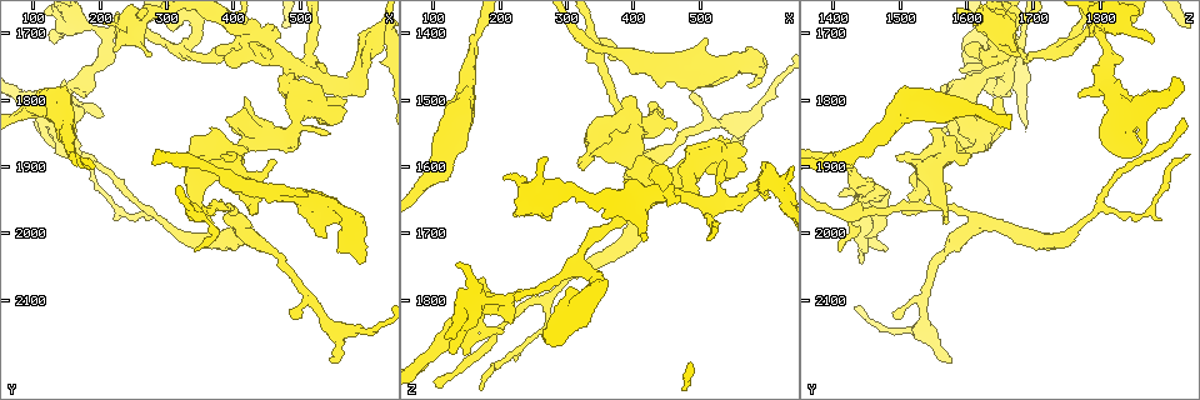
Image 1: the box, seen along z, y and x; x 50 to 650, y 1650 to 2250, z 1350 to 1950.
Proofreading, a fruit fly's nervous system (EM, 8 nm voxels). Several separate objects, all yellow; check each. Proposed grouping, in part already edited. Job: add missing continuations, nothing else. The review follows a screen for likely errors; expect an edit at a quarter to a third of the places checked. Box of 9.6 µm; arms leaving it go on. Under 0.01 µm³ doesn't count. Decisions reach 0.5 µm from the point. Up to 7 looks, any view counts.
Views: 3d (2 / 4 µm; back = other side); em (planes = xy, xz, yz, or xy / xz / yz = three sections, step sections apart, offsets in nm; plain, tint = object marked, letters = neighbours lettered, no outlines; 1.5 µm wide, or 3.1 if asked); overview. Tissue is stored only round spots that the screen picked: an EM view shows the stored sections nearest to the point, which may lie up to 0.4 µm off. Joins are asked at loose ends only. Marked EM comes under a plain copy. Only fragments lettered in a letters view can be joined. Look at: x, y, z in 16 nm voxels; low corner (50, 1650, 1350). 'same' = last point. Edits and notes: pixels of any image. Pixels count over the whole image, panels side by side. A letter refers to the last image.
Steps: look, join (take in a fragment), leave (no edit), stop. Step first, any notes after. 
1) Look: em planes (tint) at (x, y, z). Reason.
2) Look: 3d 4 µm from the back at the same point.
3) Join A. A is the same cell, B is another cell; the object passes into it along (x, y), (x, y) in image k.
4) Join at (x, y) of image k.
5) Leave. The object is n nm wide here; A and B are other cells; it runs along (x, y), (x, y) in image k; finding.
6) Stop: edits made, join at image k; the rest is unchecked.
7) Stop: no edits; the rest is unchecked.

Look: 3d 2 µm from the back at (510, 1980, 1475).

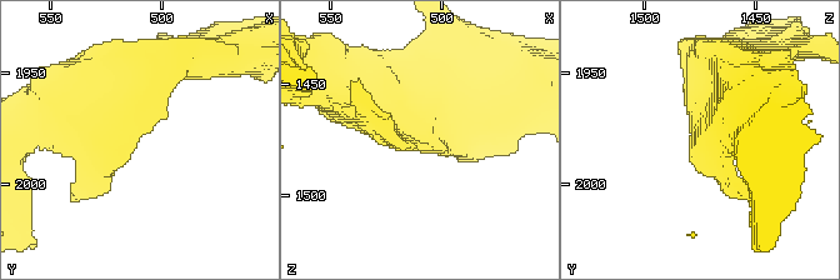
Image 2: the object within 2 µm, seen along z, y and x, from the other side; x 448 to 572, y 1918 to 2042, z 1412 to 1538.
Look: em planes (letters) at (511, 1979, 1479).

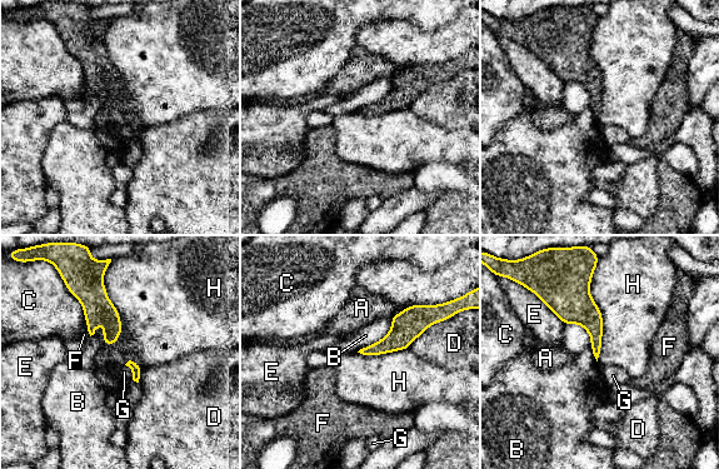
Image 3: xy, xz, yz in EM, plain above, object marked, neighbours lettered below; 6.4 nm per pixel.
Leave. The longest contact is with H, 600 nm; A, B, C, D, E, F, G and H are other cells; no lettered fragment goes on from it.

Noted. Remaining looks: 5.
Look: em yz step 8 (letters) at (550, 2190, 1580). Branch stops here.

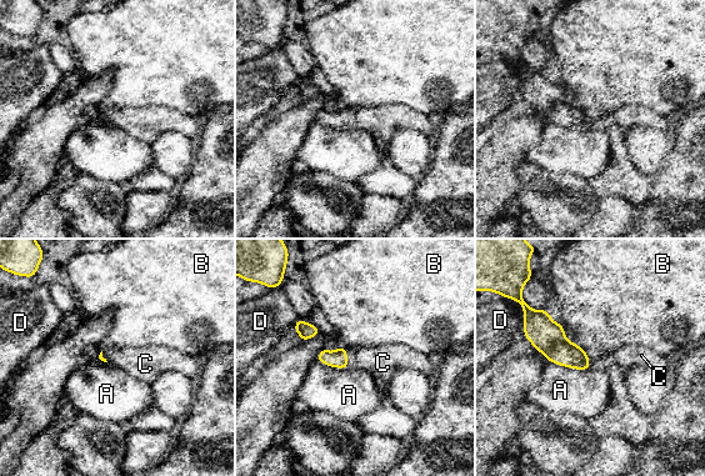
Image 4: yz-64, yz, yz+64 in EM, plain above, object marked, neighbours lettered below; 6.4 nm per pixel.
Join C. C is the same cell, A, B and D are other cells; it goes on there.

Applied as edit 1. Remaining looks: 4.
Look: overview. Redraw.

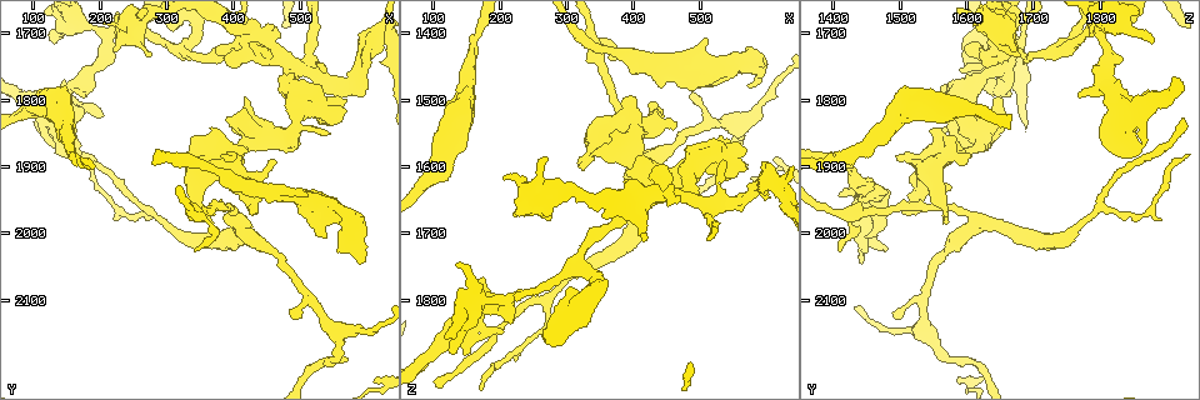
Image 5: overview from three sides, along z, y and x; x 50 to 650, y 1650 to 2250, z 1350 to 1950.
Look: em planes (letters) at (365, 1840, 1550). An open end.

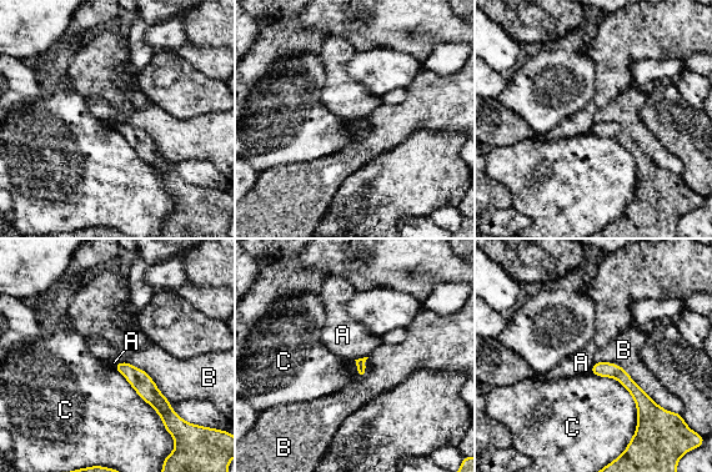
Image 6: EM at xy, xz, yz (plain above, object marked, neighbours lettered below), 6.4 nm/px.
Leave. A, B and C are other cells; no lettered fragment goes on from it.

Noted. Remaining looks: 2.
Stop: edits made, join at image 4; the rest is unchecked.

